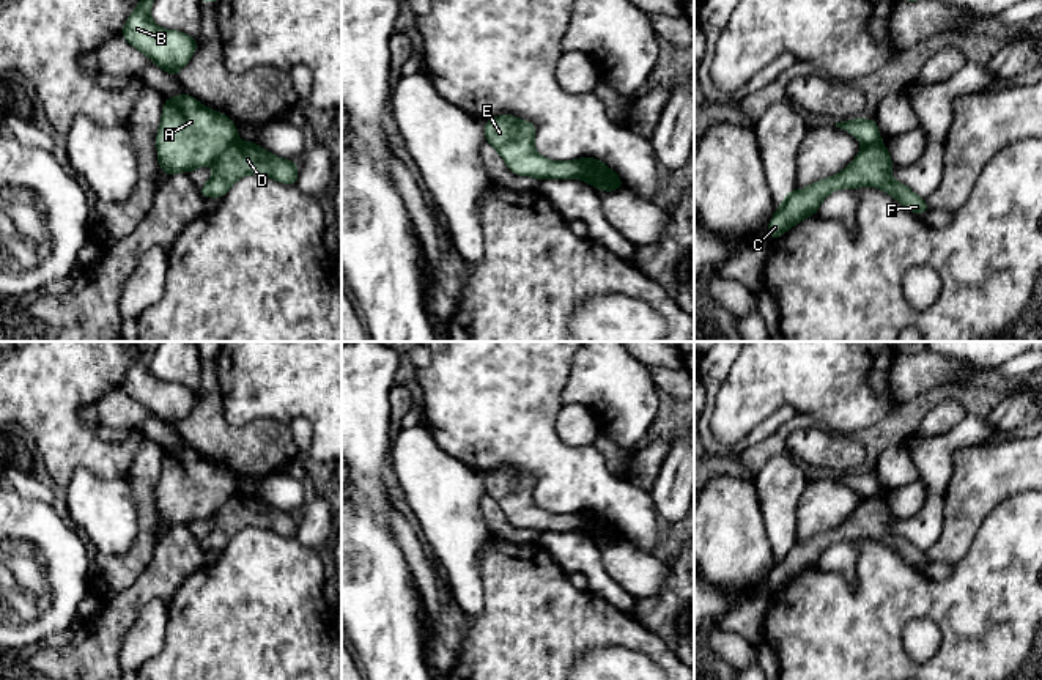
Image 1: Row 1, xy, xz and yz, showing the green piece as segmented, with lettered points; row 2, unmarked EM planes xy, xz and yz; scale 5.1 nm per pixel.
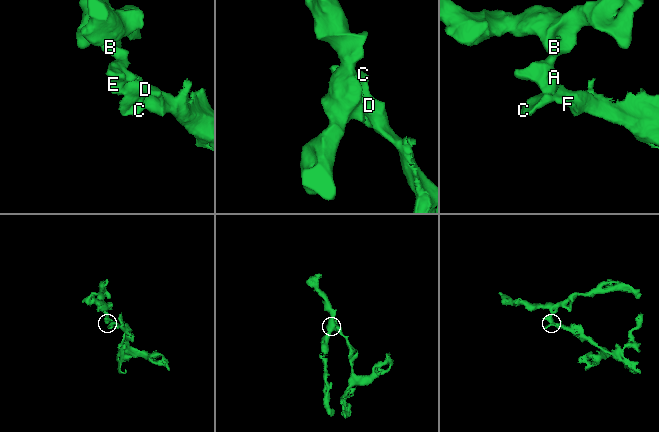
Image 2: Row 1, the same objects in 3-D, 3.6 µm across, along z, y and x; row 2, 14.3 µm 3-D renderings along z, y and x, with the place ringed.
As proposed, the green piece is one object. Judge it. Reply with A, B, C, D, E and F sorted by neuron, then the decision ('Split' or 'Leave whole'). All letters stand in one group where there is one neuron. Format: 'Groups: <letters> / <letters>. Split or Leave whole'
Groups: A B E / C D F. Split

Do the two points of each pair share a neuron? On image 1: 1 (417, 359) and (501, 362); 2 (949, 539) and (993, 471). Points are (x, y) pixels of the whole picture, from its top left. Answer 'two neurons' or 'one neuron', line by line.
1: two neurons
2: one neuron

